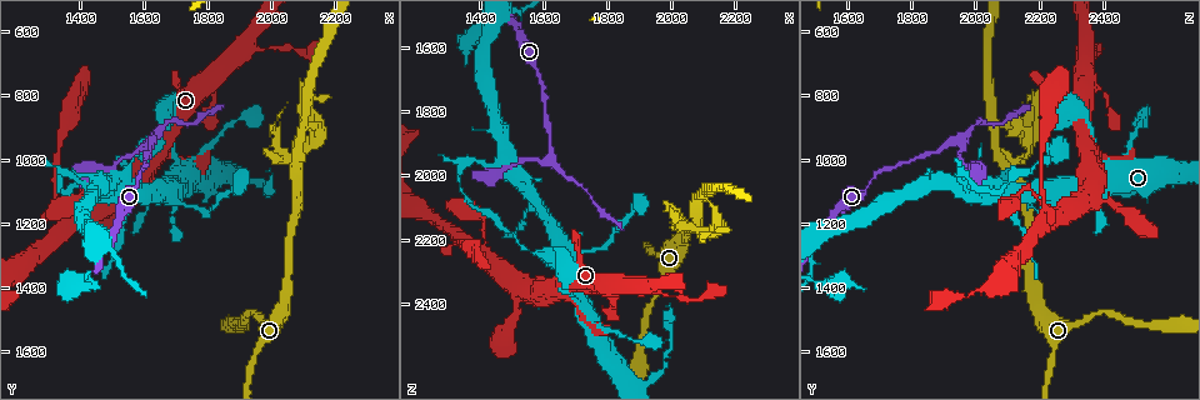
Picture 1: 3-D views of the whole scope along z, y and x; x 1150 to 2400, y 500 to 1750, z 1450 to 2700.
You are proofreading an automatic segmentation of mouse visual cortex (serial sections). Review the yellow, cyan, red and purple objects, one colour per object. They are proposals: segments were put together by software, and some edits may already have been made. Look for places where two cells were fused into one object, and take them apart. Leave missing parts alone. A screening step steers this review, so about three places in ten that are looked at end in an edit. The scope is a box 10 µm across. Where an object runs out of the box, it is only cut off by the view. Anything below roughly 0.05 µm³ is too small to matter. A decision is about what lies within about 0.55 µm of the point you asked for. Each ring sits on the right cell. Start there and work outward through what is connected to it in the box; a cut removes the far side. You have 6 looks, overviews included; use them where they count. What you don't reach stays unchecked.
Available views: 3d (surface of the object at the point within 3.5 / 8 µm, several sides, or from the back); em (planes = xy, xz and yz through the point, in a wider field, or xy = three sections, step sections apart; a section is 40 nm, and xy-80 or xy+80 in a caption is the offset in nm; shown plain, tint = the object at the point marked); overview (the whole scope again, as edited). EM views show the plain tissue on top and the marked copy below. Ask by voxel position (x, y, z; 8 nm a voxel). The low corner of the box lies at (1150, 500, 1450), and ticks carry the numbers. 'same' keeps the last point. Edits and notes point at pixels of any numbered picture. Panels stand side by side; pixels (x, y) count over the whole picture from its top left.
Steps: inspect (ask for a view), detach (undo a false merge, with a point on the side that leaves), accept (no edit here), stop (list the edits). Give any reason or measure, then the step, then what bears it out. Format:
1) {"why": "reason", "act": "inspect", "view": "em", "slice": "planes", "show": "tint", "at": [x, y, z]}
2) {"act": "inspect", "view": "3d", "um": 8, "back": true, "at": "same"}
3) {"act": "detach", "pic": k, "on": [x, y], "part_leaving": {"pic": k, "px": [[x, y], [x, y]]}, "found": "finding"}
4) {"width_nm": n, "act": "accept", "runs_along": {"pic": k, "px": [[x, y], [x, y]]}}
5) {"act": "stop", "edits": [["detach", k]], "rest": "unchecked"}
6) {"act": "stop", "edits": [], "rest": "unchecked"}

{"why": "two arms in line, one across", "act": "inspect", "view": "3d", "um": 3.5, "back": true, "at": [1690, 1130, 2240]}

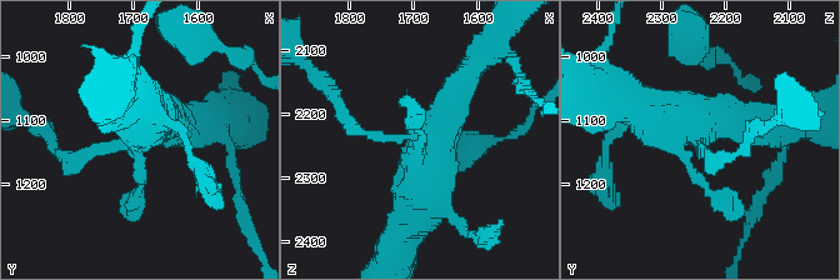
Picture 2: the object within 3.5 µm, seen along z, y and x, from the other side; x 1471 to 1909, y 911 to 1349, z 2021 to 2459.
{"why": "now the EM", "act": "inspect", "view": "em", "slice": "planes", "show": "tint", "at": [1690, 1130, 2240]}

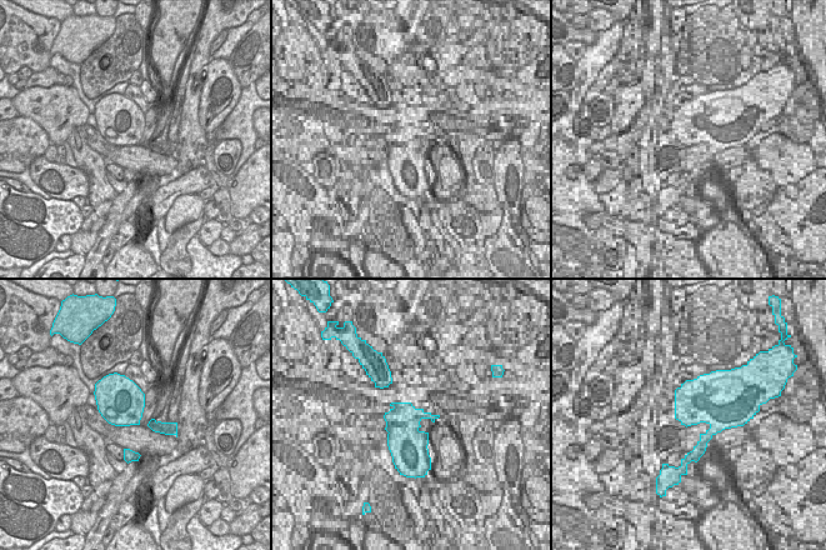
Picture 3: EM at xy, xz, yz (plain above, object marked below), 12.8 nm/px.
{"why": "another direction", "act": "inspect", "view": "em", "slice": "xy", "step": 5, "show": "tint", "at": "same"}

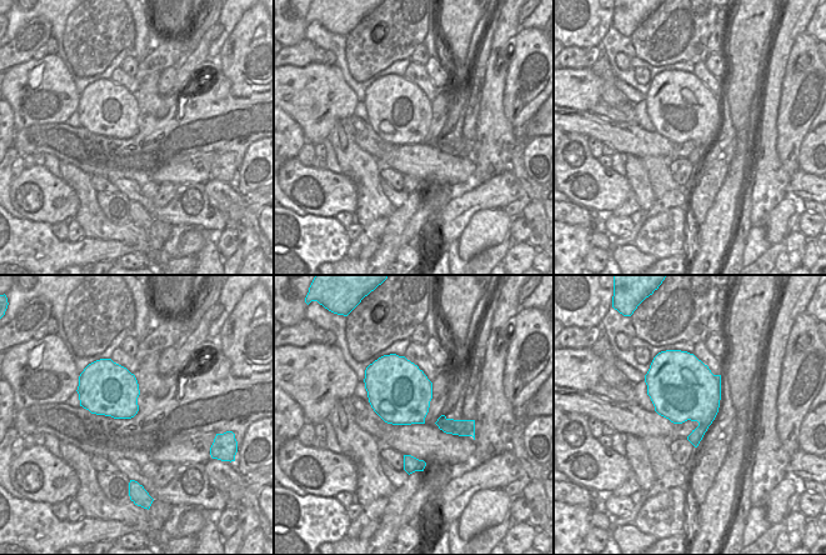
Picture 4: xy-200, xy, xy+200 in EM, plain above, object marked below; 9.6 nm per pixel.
{"act": "accept", "runs_along": {"pic": 2, "px": [[418, 215], [433, 138], [468, 70]]}, "found": "one cell here"}

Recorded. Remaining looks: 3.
{"why": "calibre changes", "act": "inspect", "view": "3d", "um": 3.5, "at": [1810, 800, 2410]}

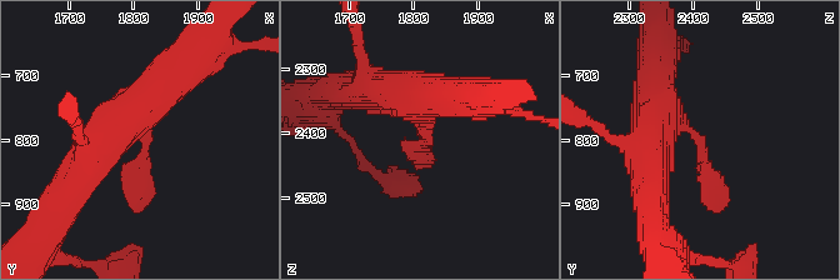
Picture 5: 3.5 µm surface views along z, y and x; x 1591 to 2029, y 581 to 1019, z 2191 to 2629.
{"act": "accept", "runs_along": {"pic": 5, "px": [[650, 134], [656, 115], [689, 126], [718, 210]]}, "found": "one cell here"}

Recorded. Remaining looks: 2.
{"why": "sharp bend", "act": "inspect", "view": "3d", "um": 3.5, "at": [1630, 940, 1960]}

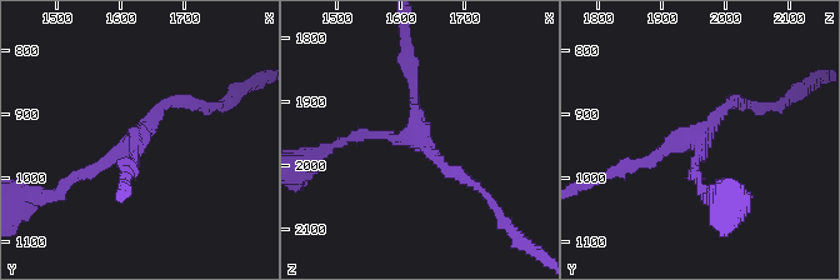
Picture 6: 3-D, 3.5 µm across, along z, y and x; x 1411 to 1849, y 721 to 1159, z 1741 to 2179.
{"act": "inspect", "view": "em", "slice": "xy", "step": 1, "show": "tint", "at": [1625, 940, 1950]}

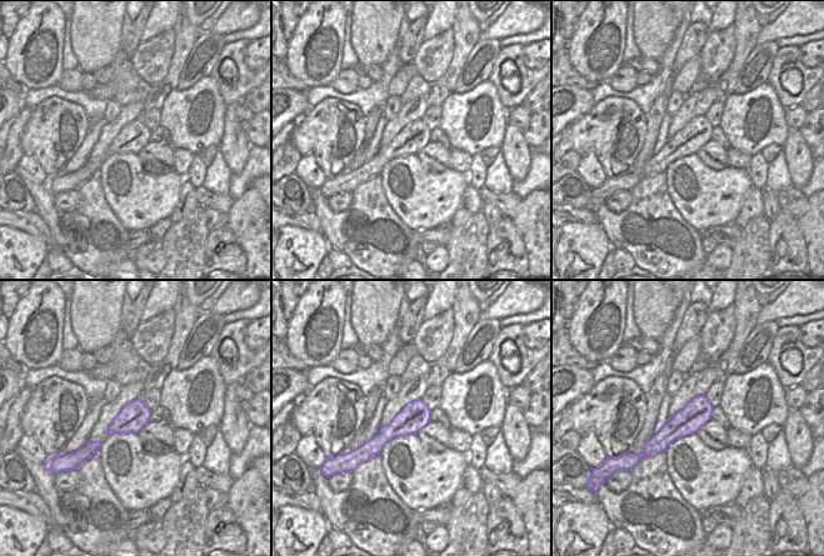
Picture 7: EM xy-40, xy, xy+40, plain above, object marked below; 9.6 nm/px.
{"act": "accept", "runs_along": {"pic": 6, "px": [[410, 64], [418, 135], [349, 138]]}, "found": "one cell here"}

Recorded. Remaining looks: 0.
{"act": "stop", "edits": [], "rest": "unchecked"}

